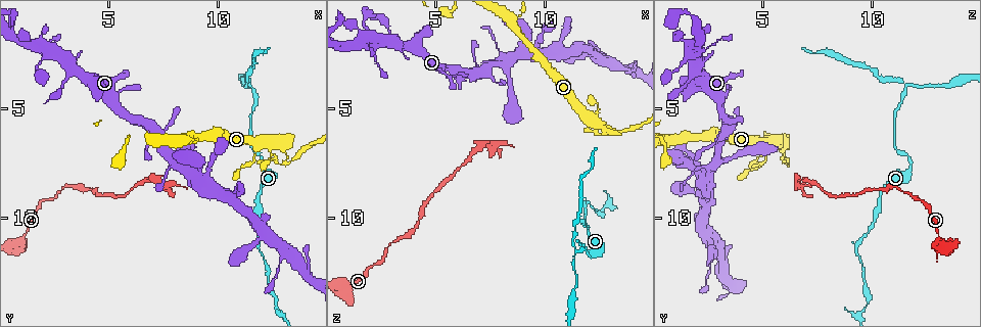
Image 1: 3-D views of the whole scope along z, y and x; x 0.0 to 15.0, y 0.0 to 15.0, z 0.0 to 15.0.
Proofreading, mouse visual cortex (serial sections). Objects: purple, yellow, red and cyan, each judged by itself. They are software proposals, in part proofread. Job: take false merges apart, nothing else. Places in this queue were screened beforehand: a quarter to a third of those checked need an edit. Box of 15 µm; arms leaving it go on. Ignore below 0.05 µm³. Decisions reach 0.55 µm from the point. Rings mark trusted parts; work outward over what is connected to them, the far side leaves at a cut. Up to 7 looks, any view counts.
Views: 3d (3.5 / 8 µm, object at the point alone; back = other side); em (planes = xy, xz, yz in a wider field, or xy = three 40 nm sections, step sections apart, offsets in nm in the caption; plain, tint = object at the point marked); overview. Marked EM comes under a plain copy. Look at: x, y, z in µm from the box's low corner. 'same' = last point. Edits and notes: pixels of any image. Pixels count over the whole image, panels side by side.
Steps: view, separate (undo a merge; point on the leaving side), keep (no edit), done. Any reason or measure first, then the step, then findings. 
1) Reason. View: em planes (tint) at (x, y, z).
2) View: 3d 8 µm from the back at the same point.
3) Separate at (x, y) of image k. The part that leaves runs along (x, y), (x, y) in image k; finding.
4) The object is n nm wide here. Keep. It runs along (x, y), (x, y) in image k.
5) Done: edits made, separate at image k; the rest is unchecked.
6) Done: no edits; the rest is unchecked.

Looks like a crossing. View: 3d 3.5 µm at (8.1, 7.4, 3.0).

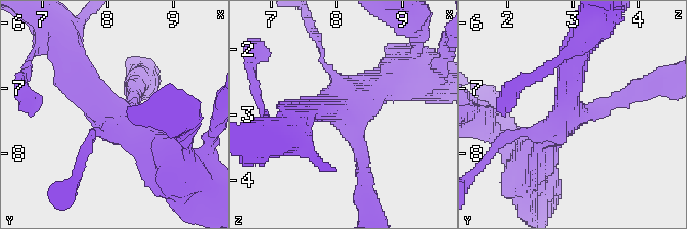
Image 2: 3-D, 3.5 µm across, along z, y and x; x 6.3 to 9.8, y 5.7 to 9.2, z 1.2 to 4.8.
View: em xy step 5 (tint) at (8.15, 7.45, 2.95).

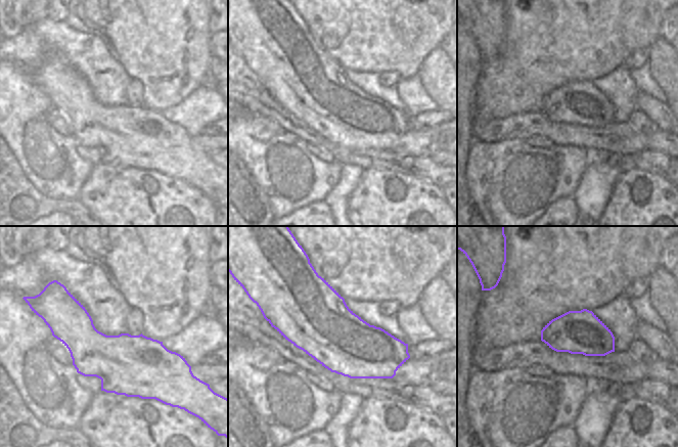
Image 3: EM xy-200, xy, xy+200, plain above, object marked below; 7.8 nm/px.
Keep. One cell here.

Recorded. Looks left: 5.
Abrupt turn. View: 3d 3.5 µm at (7.1, 8.0, 6.7).

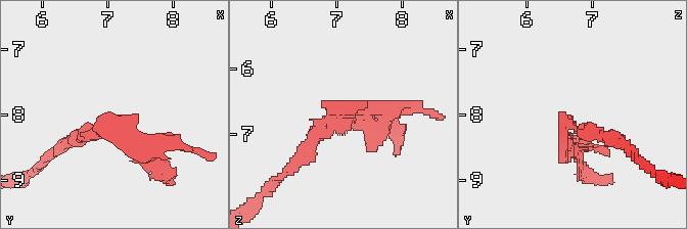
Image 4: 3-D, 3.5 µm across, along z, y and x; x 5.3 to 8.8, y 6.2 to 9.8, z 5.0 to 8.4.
Need the tissue. View: em xy step 2 (tint) at (7.10, 8.10, 6.60).

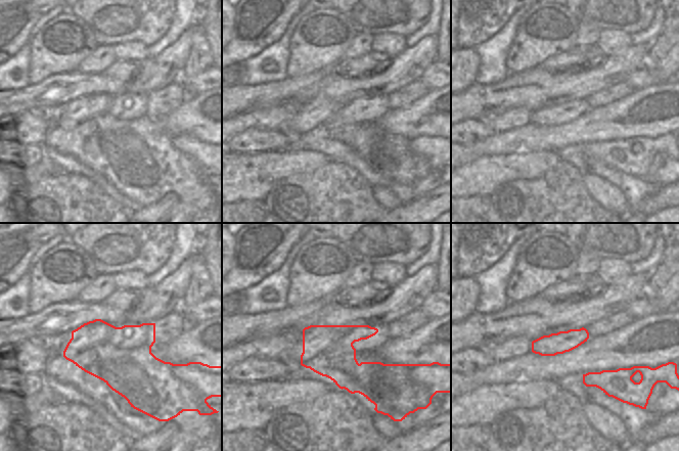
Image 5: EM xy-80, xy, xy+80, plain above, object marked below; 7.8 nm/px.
Separate at (387, 122) of image 4. The part that leaves runs along (367, 108), (379, 108), (395, 132), (395, 155) in image 4; two cells meet here.

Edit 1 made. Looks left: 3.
See it whole again. View: overview.

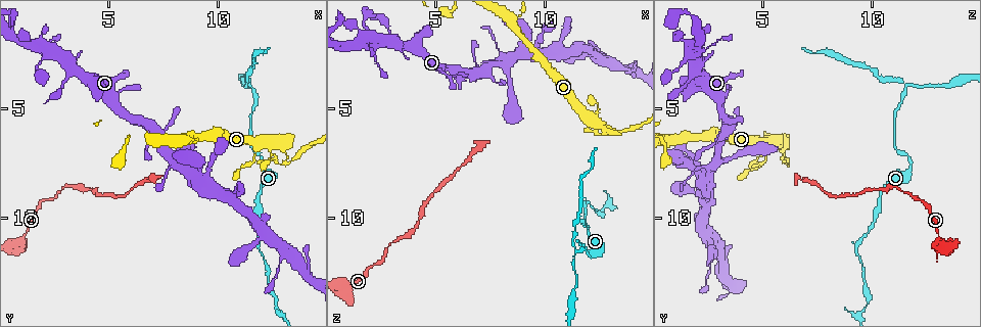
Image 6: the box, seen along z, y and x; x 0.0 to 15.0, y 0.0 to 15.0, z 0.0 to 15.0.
Abrupt turn. View: 3d 3.5 µm at (13.3, 7.6, 6.1).

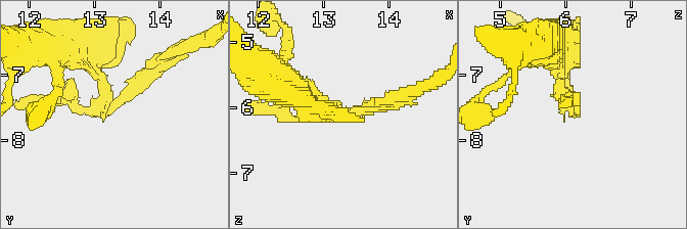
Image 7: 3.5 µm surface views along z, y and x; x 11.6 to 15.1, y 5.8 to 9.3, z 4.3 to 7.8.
View: em xy step 1 (tint) at (13.25, 7.50, 6.10).

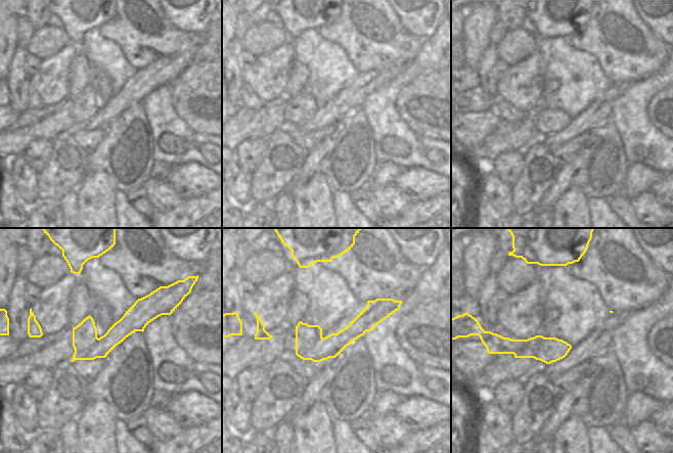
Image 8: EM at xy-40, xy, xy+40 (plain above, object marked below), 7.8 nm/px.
The object is 240 nm wide here. Separate at (138, 82) of image 7. The part that leaves runs along (102, 80), (112, 108), (156, 61) in image 7; a second cell is stuck on.

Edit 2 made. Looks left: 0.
Done: edits made, separate at image 4, separate at image 7; the rest is unchecked.

